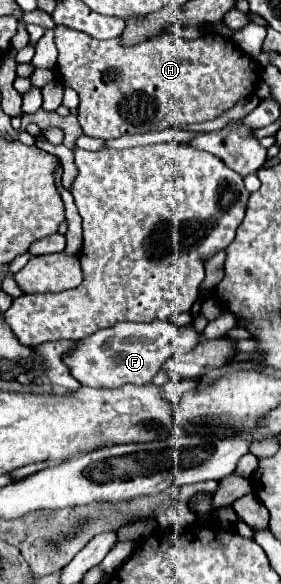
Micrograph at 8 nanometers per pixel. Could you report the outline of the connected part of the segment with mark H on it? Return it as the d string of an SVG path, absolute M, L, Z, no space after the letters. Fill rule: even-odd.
M56 25L54 27L54 41L56 41L56 47L58 47L58 71L60 71L60 77L62 77L62 83L68 85L70 89L74 89L80 97L80 105L78 105L78 121L84 129L84 135L88 137L98 137L98 139L116 139L116 137L122 137L126 133L130 135L136 135L136 133L152 133L152 131L162 131L162 129L168 129L168 127L176 127L176 125L192 125L192 123L202 123L202 121L210 121L210 119L216 119L220 115L224 115L226 111L230 111L238 101L246 99L246 97L252 97L254 91L256 91L256 85L260 81L260 65L254 57L246 55L238 45L232 43L232 39L228 37L222 37L222 35L202 35L198 39L184 39L184 37L176 37L176 35L168 35L168 33L162 33L162 35L154 35L150 39L146 39L144 43L136 43L136 45L122 45L120 43L120 37L114 37L114 39L104 39L104 41L98 41L98 39L92 39L88 33L84 31L76 31L76 29L70 29L70 27L64 27L64 25Z

